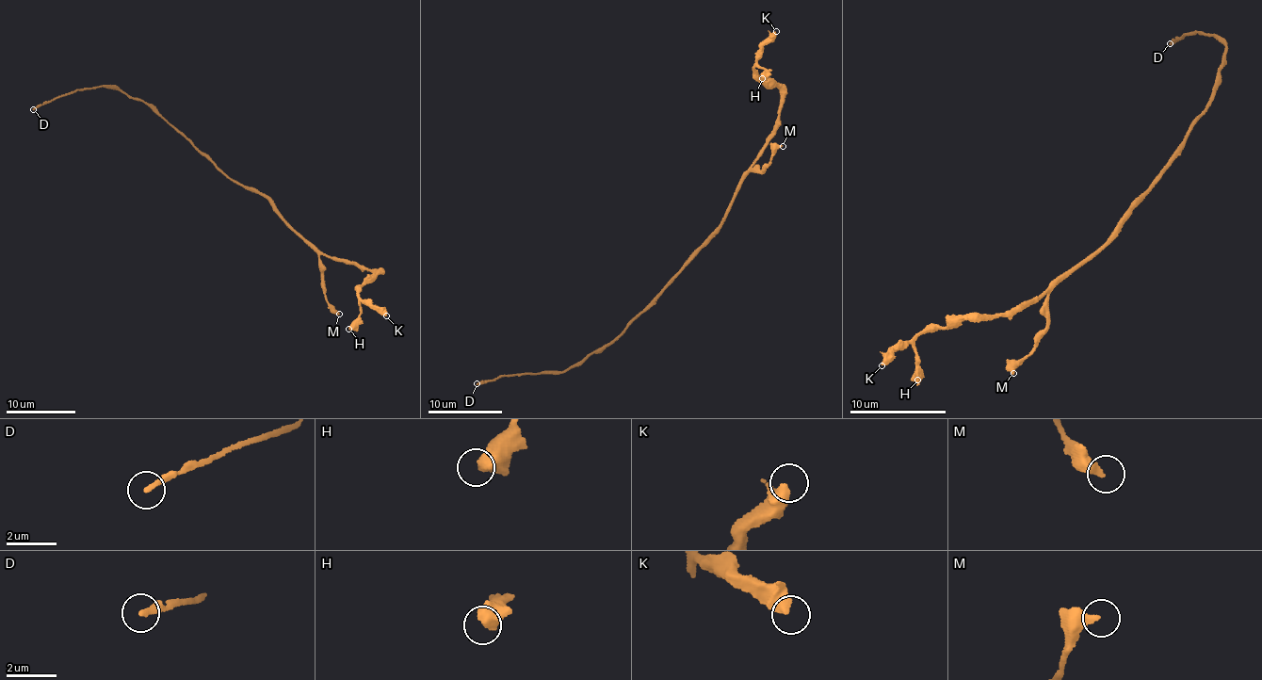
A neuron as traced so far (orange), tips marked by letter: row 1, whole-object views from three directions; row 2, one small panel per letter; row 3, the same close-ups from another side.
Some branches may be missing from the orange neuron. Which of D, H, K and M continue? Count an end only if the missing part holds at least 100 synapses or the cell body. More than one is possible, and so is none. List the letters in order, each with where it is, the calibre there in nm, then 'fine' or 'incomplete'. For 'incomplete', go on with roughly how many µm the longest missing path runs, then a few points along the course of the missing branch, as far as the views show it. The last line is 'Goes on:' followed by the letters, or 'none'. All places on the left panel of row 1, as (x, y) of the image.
D: at (33, 109); 240 nm thick; incomplete; about 130 µm are missing
H: at (348, 329); 650 nm thick; fine
K: at (386, 315); 480 nm thick; fine
M: at (339, 314); 360 nm thick; fine
Goes on: D

